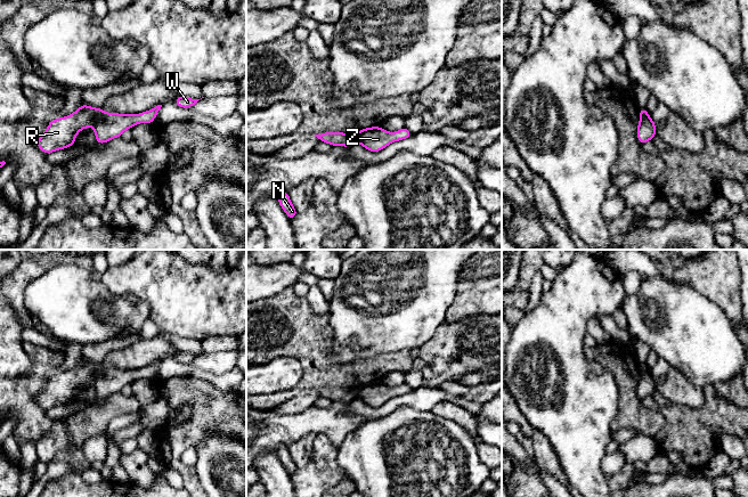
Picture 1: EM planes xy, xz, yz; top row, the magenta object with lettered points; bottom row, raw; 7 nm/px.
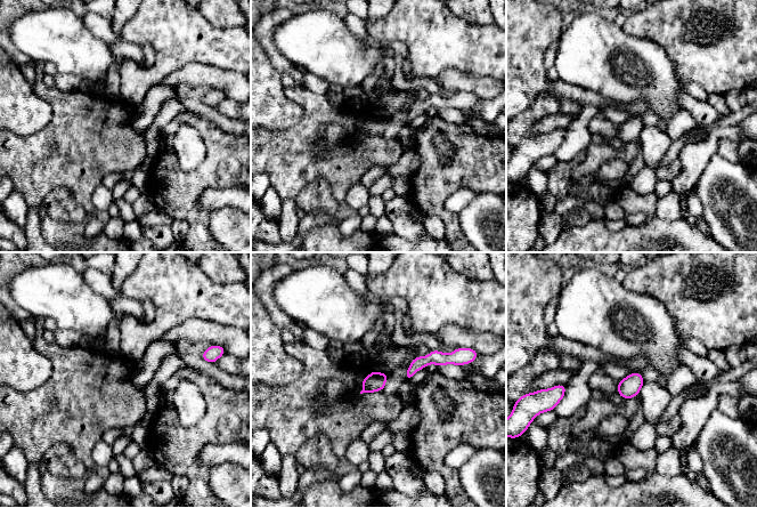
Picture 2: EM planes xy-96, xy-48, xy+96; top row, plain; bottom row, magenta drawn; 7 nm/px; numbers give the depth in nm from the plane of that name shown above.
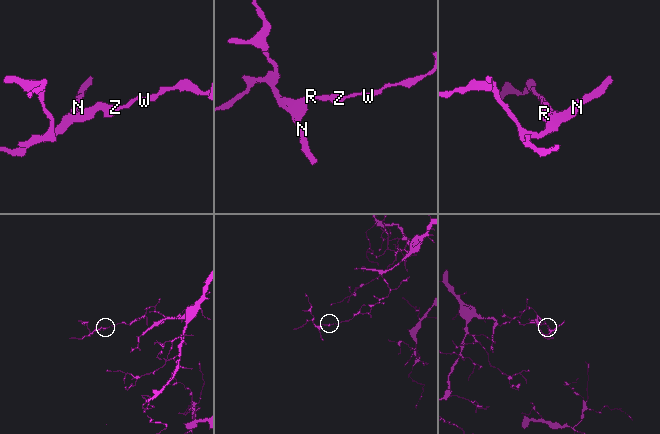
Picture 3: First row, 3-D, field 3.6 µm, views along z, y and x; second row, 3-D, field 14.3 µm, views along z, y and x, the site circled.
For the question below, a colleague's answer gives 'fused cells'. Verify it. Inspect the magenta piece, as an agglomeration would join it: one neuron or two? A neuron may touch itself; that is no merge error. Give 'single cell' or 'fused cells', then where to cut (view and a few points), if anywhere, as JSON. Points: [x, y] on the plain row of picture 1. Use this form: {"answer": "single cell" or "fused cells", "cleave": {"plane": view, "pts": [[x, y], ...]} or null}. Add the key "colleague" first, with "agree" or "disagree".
{"colleague": "agree", "answer": "fused cells", "cleave": {"plane": "xy", "pts": [[104, 367], [92, 381]]}}

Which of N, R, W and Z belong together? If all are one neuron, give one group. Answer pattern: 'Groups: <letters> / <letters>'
Groups: N R / W Z

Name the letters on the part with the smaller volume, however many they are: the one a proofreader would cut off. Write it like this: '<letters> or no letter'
N, R

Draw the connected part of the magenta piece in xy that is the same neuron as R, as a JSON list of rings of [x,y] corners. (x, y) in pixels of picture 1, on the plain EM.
[[[82,359],[72,369],[50,376],[46,386],[36,396],[36,401],[47,410],[68,404],[74,400],[78,389],[94,382],[104,368],[103,364]]]

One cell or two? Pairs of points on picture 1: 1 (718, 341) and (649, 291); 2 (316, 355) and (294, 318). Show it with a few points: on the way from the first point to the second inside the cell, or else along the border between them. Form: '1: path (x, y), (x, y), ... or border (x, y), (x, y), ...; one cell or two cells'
1: path (701, 337), (666, 302); one cell
2: path (312, 345), (294, 327); one cell

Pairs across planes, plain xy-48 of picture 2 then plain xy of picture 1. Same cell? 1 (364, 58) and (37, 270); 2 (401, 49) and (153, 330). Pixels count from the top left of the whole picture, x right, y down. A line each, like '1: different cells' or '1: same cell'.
1: different cells
2: same cell

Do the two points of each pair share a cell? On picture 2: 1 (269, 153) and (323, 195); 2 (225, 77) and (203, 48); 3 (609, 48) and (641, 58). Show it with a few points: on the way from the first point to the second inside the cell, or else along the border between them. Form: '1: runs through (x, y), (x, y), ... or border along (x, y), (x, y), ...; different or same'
1: border along (333, 195), (328, 183), (317, 178), (294, 199); different
2: border along (192, 62), (234, 70), (238, 73); different
3: runs through (617, 56), (619, 58), (633, 58); same

